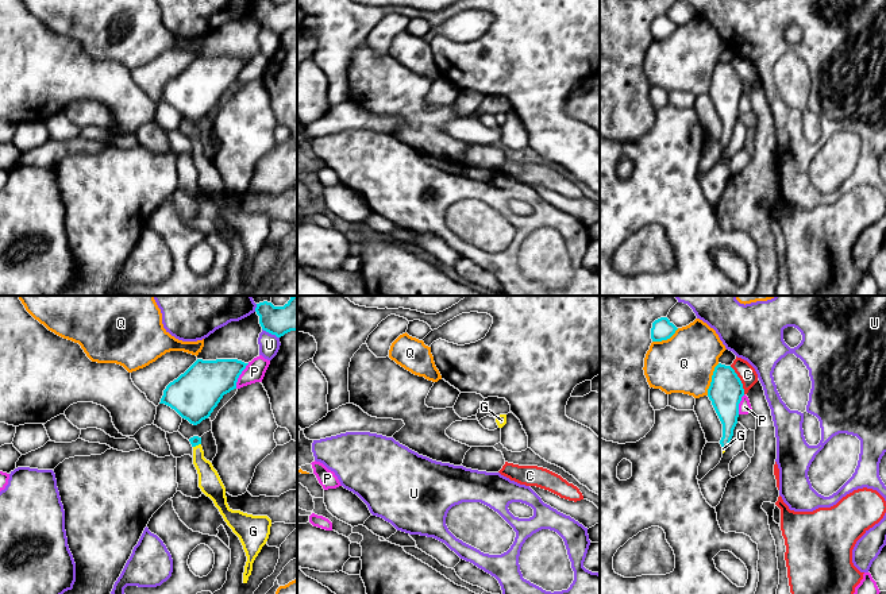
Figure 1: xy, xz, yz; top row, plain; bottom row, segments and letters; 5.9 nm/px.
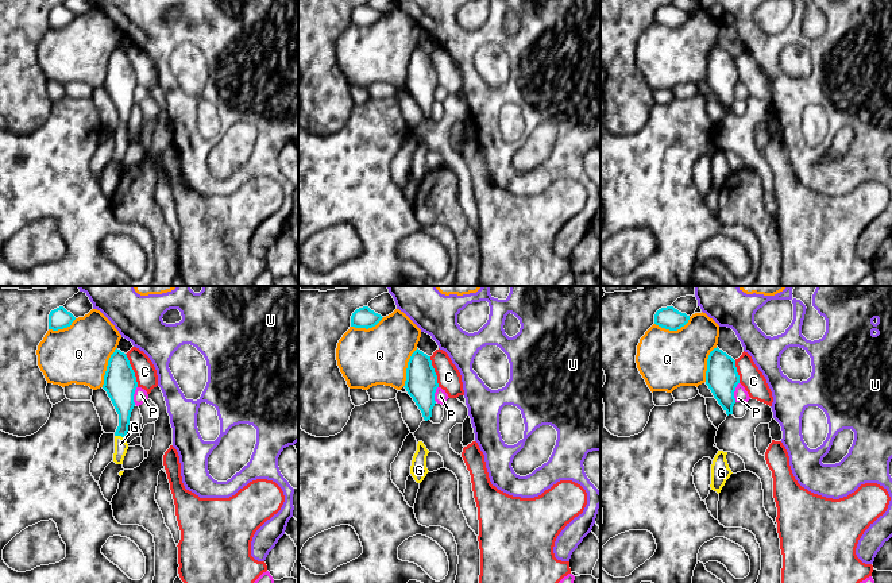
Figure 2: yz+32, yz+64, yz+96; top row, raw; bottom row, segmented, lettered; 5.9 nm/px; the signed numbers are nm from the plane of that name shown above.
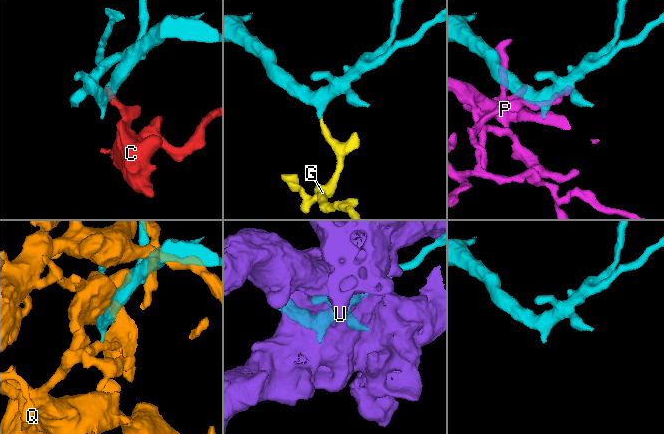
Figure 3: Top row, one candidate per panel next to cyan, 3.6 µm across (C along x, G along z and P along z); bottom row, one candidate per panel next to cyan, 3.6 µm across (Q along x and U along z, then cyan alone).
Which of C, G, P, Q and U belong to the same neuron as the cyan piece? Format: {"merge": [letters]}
{"merge": ["G"]}

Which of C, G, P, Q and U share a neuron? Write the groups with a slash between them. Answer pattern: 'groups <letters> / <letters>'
groups C Q / G / P / U

